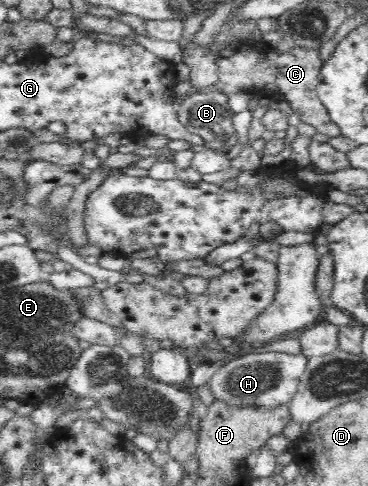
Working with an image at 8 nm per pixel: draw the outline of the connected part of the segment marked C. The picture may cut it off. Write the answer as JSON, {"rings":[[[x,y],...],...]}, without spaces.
{"rings":[[[296,46],[287,53],[262,51],[262,55],[234,54],[229,58],[220,57],[216,63],[219,80],[214,89],[227,95],[245,91],[257,97],[270,97],[274,95],[274,91],[280,91],[301,122],[309,123],[316,127],[317,133],[324,133],[330,138],[340,136],[341,129],[332,121],[329,111],[317,96],[319,75],[323,66],[318,53],[316,49],[308,50]]]}

